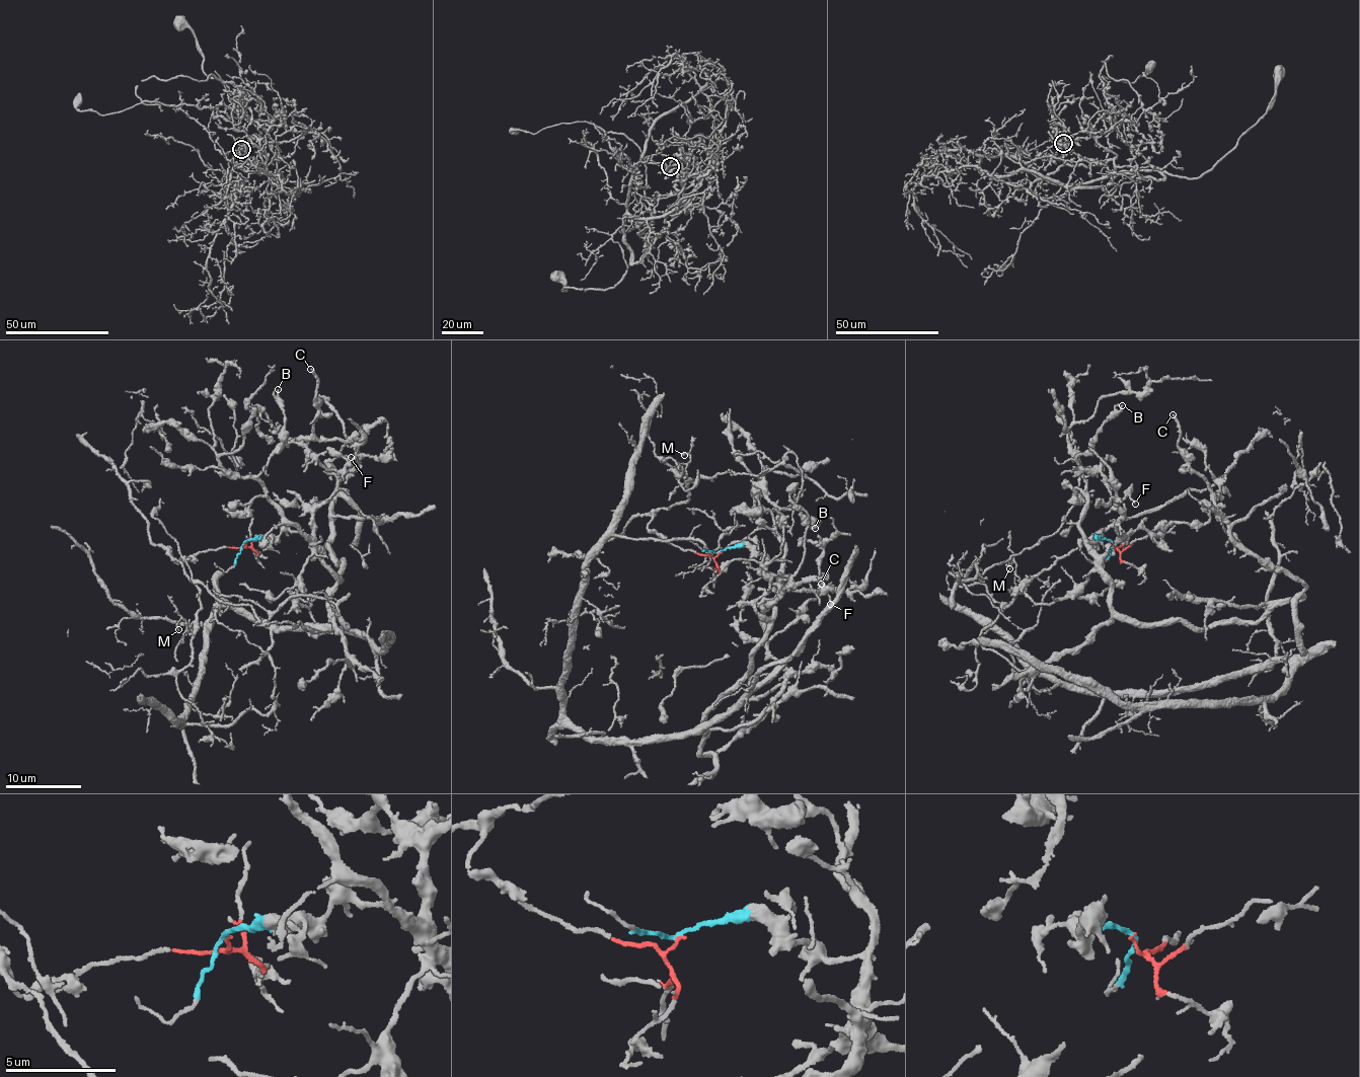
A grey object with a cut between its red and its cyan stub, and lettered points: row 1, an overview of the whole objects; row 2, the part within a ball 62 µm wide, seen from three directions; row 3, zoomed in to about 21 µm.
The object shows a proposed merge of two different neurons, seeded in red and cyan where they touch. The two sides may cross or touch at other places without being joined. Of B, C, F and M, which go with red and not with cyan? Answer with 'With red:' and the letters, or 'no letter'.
With red: M

